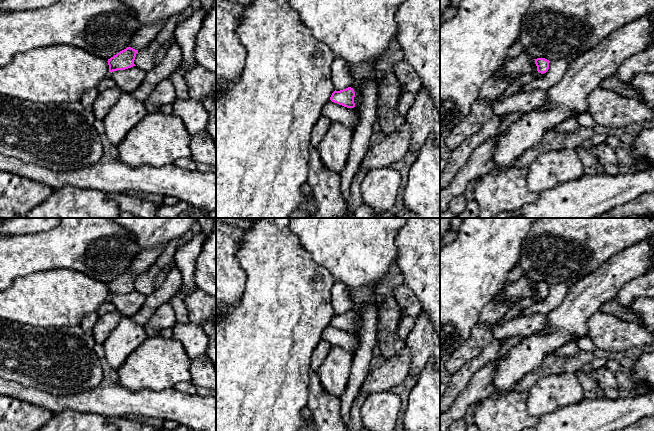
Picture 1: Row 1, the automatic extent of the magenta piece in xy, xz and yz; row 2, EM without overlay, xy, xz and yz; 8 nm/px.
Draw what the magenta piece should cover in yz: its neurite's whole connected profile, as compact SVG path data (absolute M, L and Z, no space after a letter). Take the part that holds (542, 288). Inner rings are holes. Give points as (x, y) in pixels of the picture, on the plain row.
M545 282L534 283L537 290L537 295L541 298L546 297L549 293L550 285Z

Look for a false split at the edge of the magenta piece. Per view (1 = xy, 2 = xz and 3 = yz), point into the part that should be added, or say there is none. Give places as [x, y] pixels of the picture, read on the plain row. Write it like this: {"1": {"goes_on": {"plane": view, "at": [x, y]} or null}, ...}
{"1": {"goes_on": null}, "2": {"goes_on": null}, "3": {"goes_on": null}}

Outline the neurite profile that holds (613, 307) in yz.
M614 299L605 302L600 307L599 311L607 314L613 314L621 320L632 322L638 325L641 325L642 323L641 318L631 307L622 306Z

